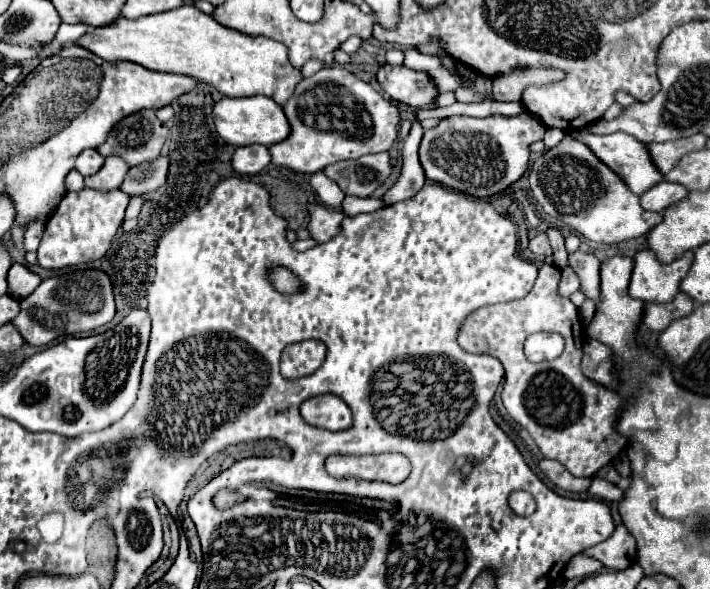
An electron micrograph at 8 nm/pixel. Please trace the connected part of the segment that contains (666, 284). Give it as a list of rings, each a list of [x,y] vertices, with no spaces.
[[[641,250],[641,252],[635,254],[633,262],[635,262],[635,268],[633,268],[633,274],[631,274],[629,294],[633,298],[643,300],[643,302],[669,302],[679,294],[679,284],[691,268],[693,252],[685,252],[679,260],[671,262],[671,264],[661,264],[651,250]]]

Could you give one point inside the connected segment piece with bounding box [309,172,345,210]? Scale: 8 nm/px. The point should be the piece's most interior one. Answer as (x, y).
(331, 195)

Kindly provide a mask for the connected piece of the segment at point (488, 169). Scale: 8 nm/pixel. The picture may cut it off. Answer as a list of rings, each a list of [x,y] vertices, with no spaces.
[[[523,112],[515,118],[491,116],[491,118],[469,118],[469,116],[449,116],[443,118],[439,126],[425,130],[419,158],[427,180],[449,186],[457,192],[491,198],[513,182],[517,182],[529,168],[529,144],[541,140],[545,126],[539,118]]]

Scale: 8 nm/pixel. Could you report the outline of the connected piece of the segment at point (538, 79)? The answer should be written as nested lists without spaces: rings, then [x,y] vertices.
[[[525,68],[521,72],[517,70],[513,74],[493,78],[493,98],[499,102],[519,102],[521,92],[529,84],[549,84],[549,82],[557,82],[557,80],[563,80],[561,70],[551,70],[551,68],[549,70]]]

